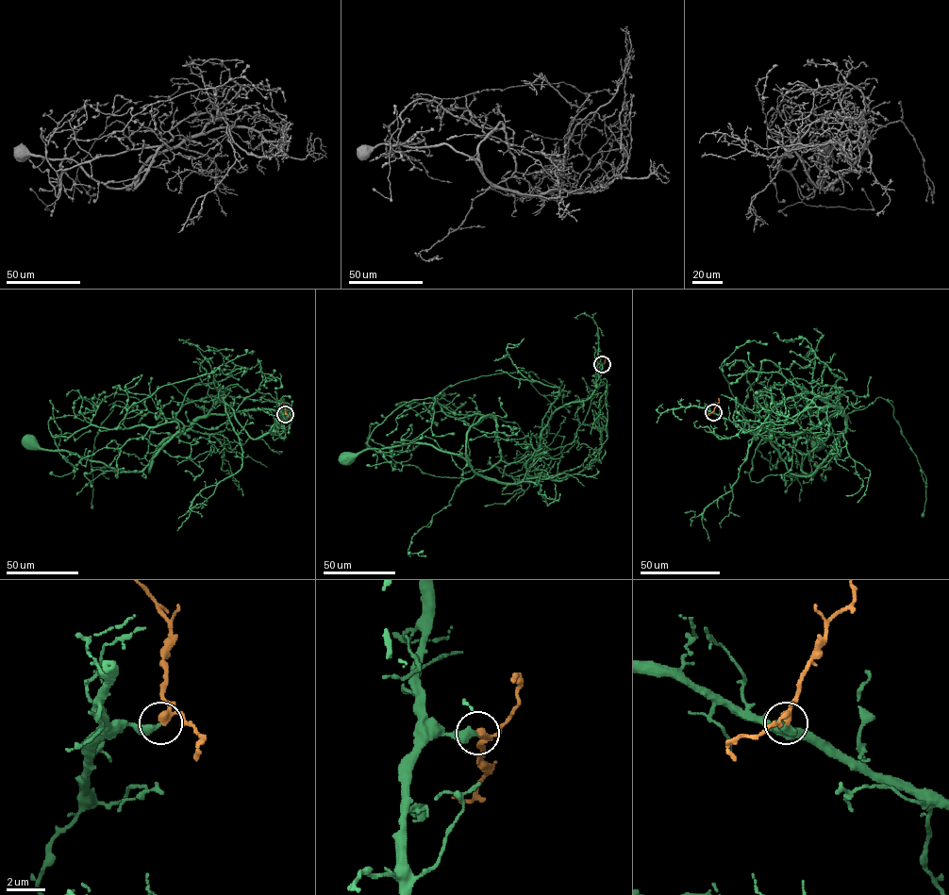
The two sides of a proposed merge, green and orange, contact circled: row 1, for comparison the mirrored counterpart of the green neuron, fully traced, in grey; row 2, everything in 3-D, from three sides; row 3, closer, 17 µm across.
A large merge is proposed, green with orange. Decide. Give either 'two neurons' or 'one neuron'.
one neuron

